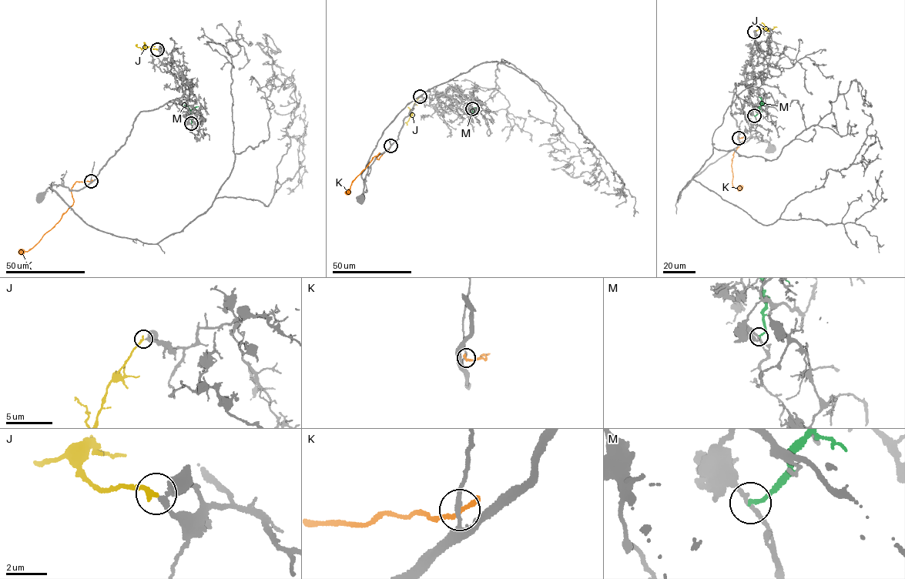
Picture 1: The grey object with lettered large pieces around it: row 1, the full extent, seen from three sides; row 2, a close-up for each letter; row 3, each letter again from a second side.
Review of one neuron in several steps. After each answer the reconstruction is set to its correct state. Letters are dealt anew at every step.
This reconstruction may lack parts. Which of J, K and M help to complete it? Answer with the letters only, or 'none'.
J

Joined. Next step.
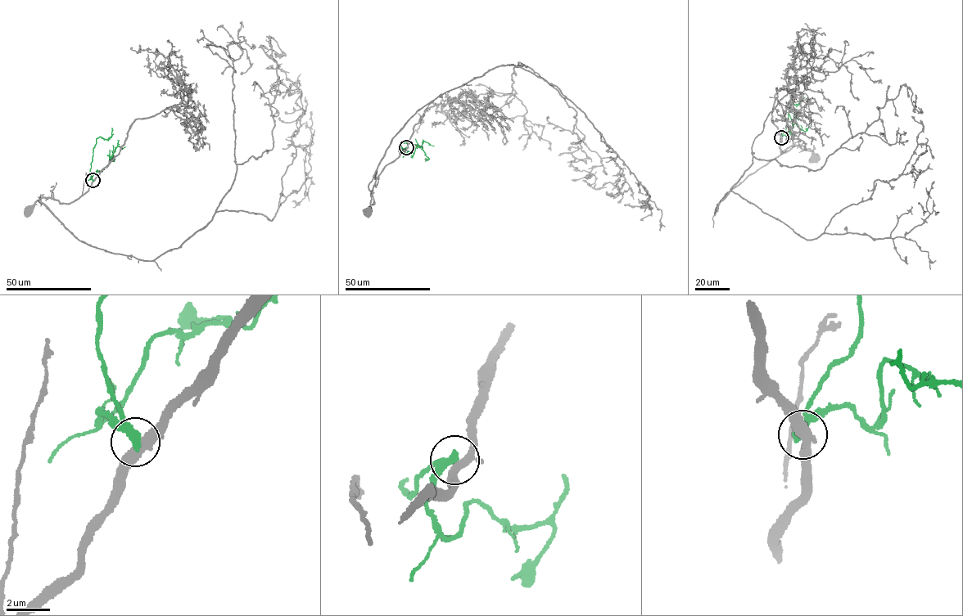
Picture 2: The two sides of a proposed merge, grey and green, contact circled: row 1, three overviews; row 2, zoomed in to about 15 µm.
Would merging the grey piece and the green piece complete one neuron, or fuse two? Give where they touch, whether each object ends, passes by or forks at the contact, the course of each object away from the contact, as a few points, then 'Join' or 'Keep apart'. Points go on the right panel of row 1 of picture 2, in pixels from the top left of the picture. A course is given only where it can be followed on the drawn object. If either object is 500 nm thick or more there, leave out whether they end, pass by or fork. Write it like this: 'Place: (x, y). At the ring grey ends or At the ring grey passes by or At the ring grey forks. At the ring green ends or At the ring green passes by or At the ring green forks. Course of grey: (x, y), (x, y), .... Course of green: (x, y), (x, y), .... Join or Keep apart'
Place: (781, 137). At the ring grey forks. At the ring green passes by. Course of grey: (781, 137), (779, 146), (781, 152), (793, 146), (802, 145), (818, 157), (816, 158). Course of green: (781, 137), (787, 136), (788, 132), (792, 133), (788, 131), (794, 123), (806, 130), (810, 117). Keep apart

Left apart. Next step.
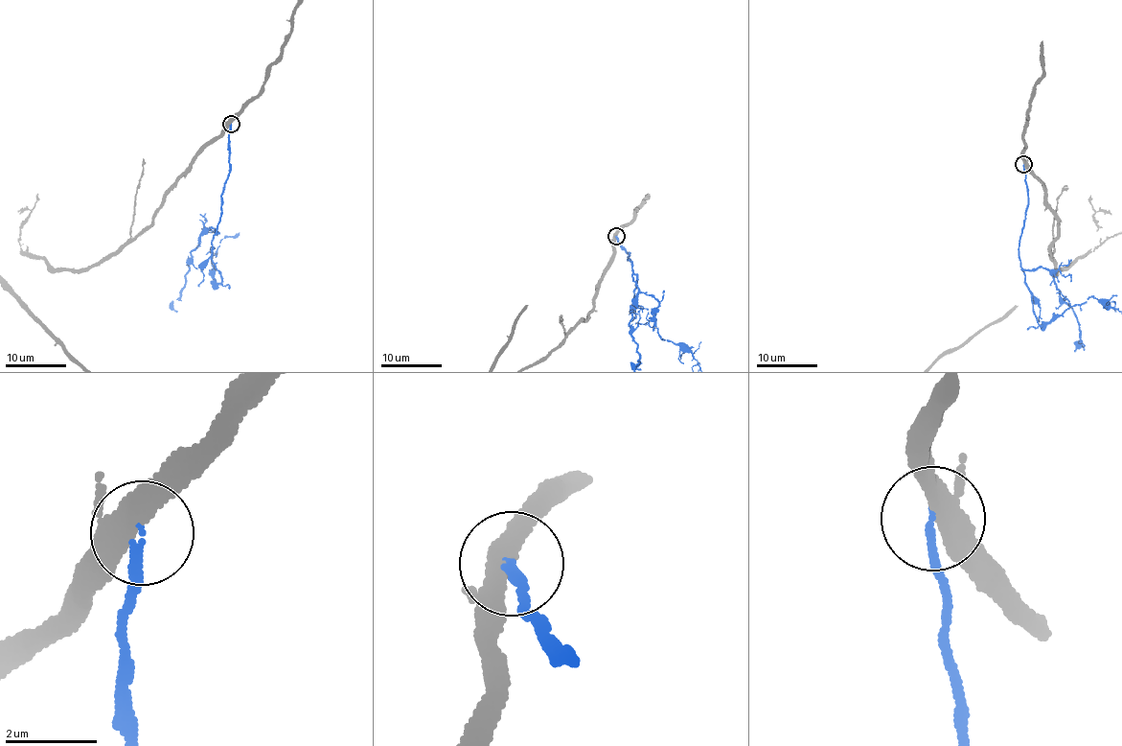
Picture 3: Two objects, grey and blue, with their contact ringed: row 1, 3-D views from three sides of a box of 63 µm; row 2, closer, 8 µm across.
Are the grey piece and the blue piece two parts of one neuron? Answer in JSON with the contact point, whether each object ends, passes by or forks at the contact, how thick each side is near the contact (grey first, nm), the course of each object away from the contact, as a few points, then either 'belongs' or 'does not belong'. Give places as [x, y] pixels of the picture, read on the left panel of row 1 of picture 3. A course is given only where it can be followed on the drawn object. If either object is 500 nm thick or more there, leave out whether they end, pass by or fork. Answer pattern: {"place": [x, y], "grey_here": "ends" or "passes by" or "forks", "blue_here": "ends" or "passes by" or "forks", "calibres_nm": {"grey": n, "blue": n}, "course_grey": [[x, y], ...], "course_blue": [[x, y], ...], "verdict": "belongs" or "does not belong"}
{"place": [231, 124], "grey_here": "forks", "blue_here": "ends", "calibres_nm": {"grey": 280, "blue": 140}, "course_grey": [[232, 123], [206, 145], [145, 229], [85, 268], [54, 268], [44, 259]], "verdict": "does not belong"}

